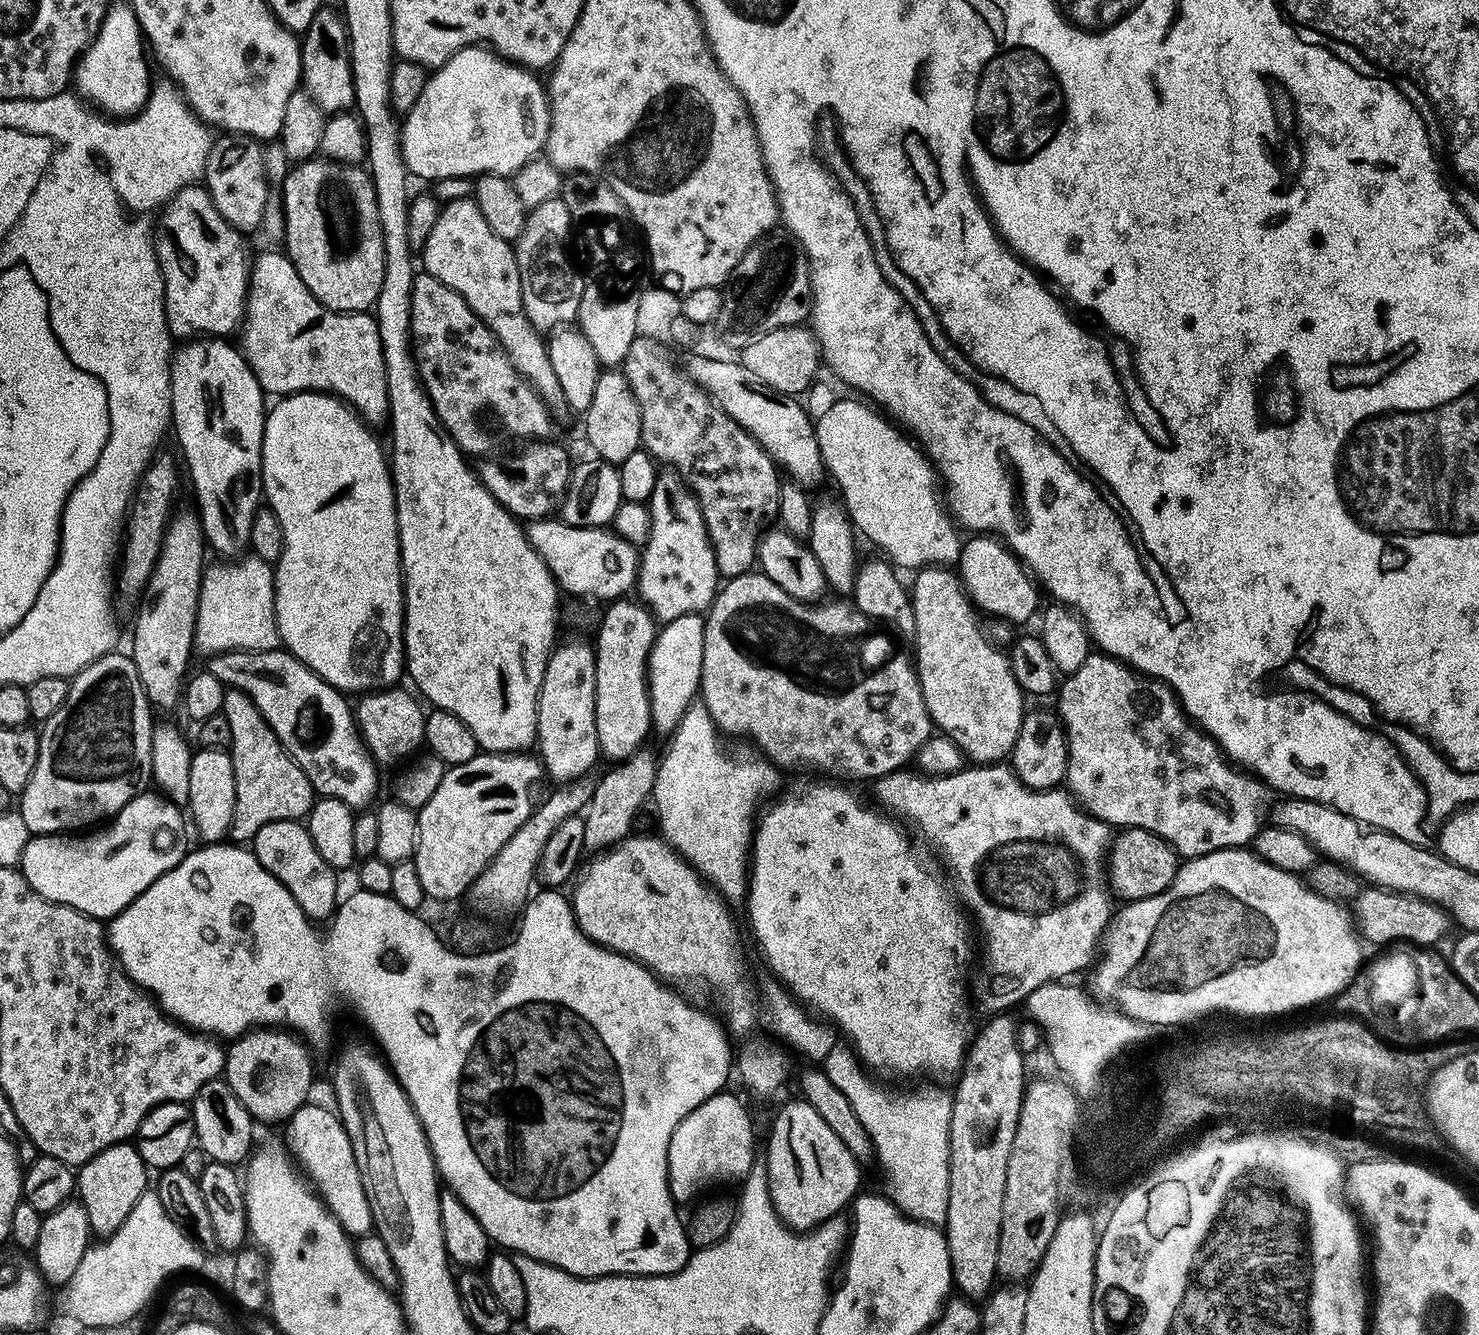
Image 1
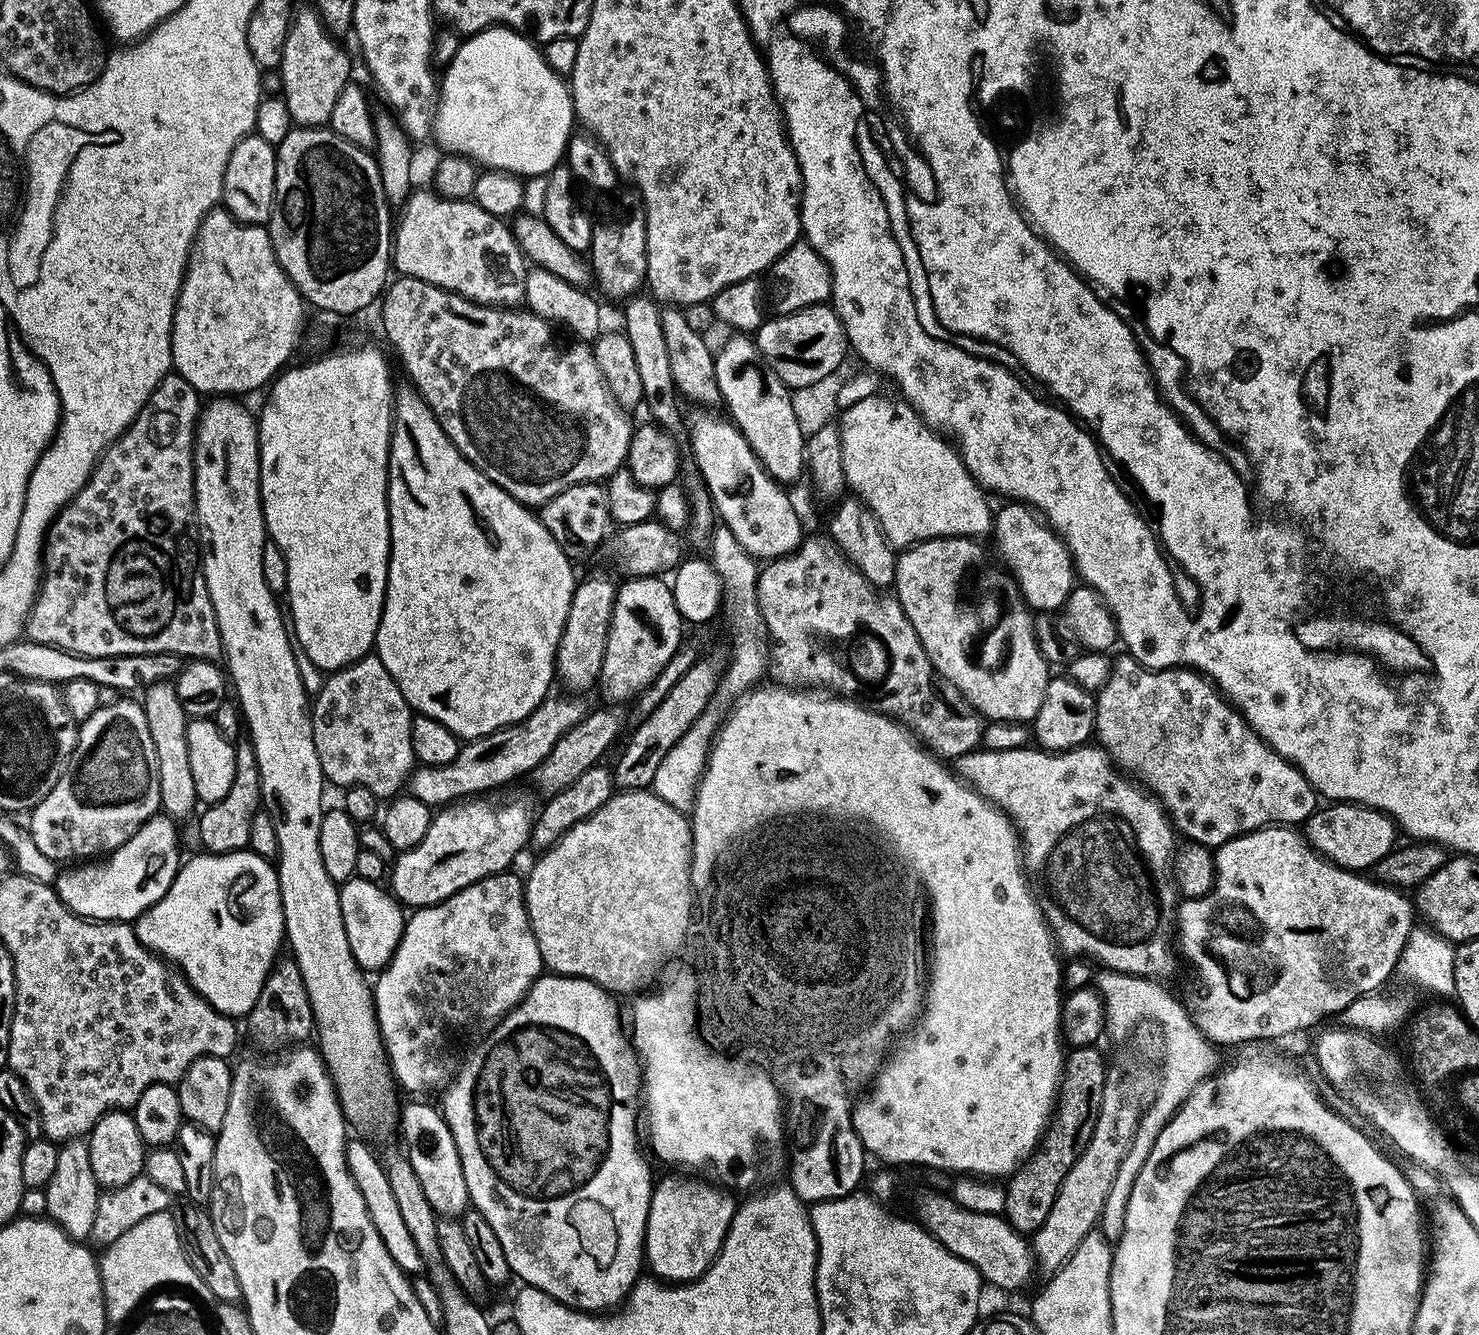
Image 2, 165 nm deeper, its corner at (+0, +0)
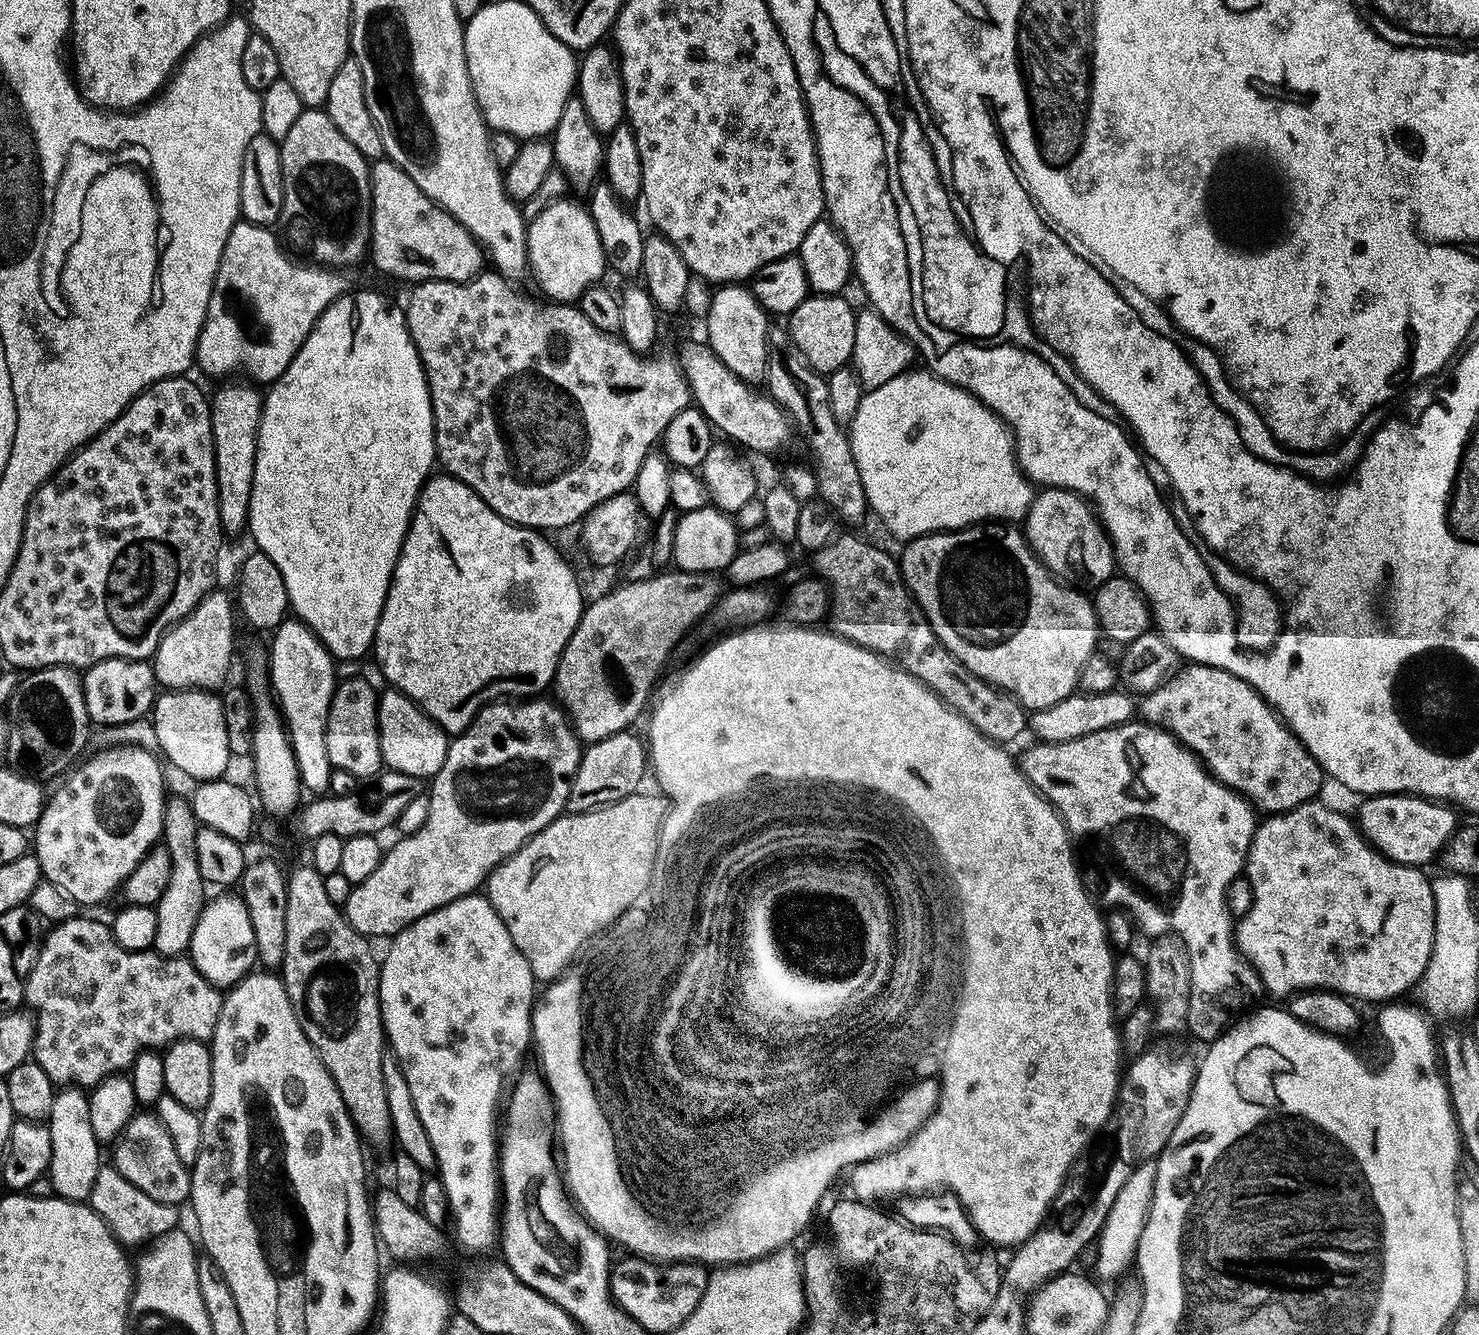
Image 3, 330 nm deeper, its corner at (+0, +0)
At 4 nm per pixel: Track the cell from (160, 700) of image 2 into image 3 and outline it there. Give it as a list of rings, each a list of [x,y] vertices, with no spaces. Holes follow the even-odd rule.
[[[176,796],[167,801],[164,806],[164,831],[162,833],[163,847],[168,849],[168,857],[172,865],[170,866],[170,878],[168,885],[159,900],[154,905],[154,919],[156,921],[156,930],[154,933],[154,948],[161,956],[176,958],[188,952],[188,944],[192,941],[194,926],[198,922],[201,910],[206,903],[206,885],[200,877],[198,870],[198,854],[196,853],[196,833],[198,831],[198,821],[196,813],[192,811],[192,805],[187,799]]]

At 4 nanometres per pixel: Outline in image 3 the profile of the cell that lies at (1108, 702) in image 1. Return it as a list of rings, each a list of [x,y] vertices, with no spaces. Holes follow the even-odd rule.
[[[1185,663],[1179,670],[1172,672],[1153,692],[1145,695],[1143,699],[1139,701],[1138,712],[1139,715],[1144,715],[1141,717],[1143,717],[1147,723],[1155,724],[1157,728],[1165,728],[1167,732],[1172,733],[1181,744],[1184,744],[1191,752],[1195,752],[1196,755],[1203,760],[1205,768],[1207,768],[1217,780],[1223,782],[1227,788],[1232,788],[1235,792],[1239,792],[1245,800],[1251,802],[1255,807],[1257,804],[1262,811],[1268,812],[1264,814],[1288,812],[1291,808],[1297,808],[1299,804],[1309,803],[1313,798],[1319,797],[1316,795],[1319,794],[1320,787],[1323,786],[1324,780],[1326,781],[1324,769],[1321,768],[1318,761],[1308,753],[1306,746],[1294,735],[1292,729],[1280,719],[1276,709],[1242,678],[1238,678],[1234,674],[1230,674],[1221,668],[1212,668],[1208,664]]]

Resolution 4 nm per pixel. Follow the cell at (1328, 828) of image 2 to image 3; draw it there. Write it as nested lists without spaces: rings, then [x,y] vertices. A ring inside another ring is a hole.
[[[1389,792],[1369,796],[1360,808],[1358,827],[1365,840],[1394,864],[1425,866],[1437,859],[1446,842],[1458,829],[1455,807],[1423,796]]]

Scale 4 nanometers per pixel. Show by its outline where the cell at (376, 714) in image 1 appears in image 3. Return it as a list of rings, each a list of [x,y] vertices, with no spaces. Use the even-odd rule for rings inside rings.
[[[348,678],[337,685],[328,711],[326,748],[333,769],[347,771],[360,780],[371,779],[381,771],[379,695],[368,681]]]

